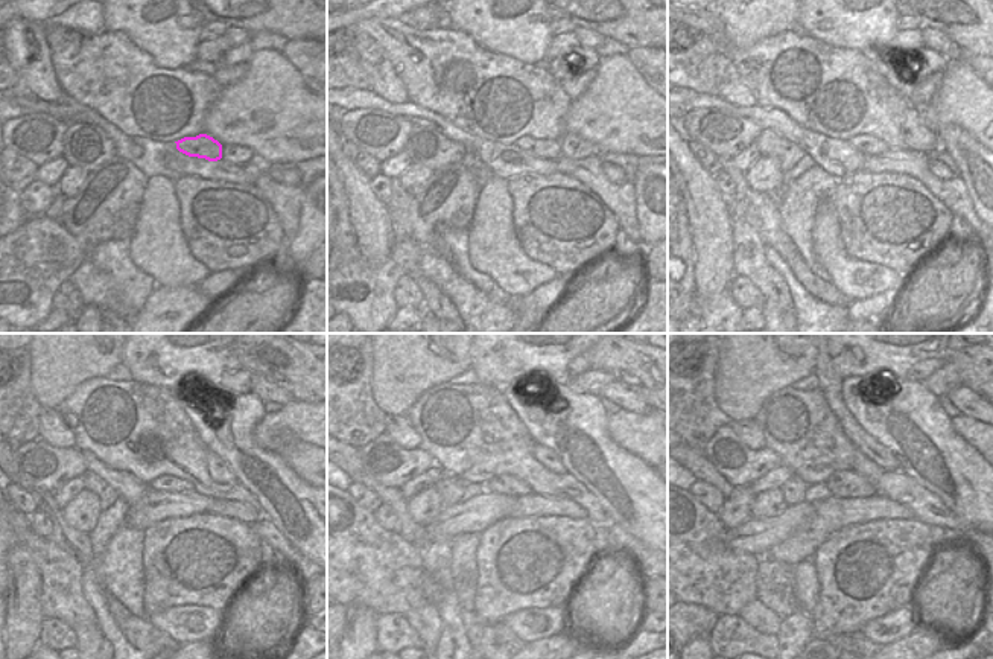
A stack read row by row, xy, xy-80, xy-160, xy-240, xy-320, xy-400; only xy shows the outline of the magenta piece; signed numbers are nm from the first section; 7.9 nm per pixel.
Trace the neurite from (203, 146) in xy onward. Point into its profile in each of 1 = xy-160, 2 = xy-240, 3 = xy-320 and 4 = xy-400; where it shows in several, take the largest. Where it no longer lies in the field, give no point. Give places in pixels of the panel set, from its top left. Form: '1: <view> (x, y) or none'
1: xy-160 (869, 145)
2: xy-240 (166, 483)
3: xy-320 (505, 484)
4: xy-400 (841, 484)

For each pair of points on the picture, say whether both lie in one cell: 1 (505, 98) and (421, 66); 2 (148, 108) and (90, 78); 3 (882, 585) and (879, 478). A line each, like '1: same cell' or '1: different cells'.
1: same cell
2: same cell
3: different cells

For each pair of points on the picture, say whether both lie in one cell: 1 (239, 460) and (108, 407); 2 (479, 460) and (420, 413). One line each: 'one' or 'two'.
1: two
2: one

